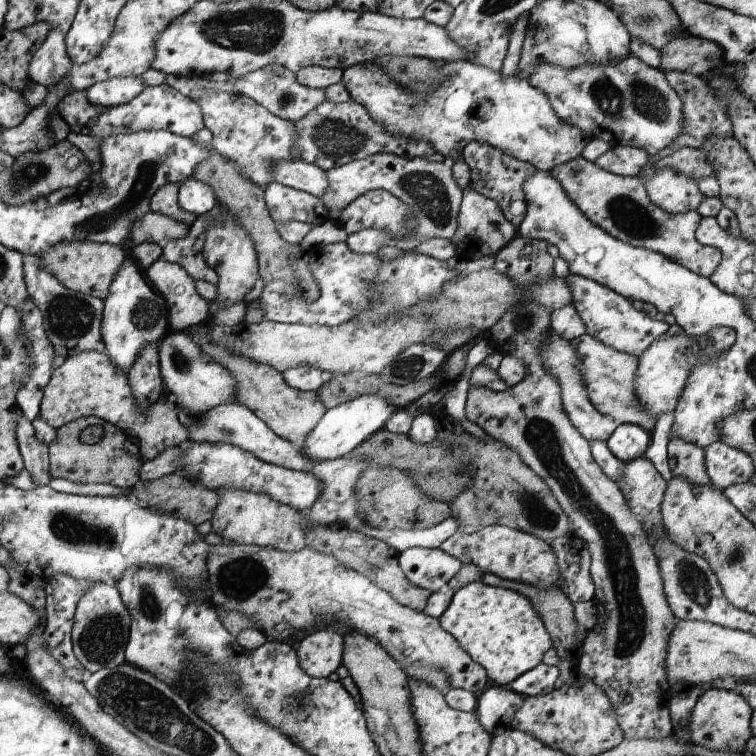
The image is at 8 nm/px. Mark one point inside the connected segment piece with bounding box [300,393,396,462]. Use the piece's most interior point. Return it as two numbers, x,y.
342,428

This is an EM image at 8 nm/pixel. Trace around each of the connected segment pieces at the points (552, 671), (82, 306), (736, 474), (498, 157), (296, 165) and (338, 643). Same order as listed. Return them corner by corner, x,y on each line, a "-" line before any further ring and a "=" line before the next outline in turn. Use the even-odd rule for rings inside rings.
540,663
534,669
524,673
508,686
515,693
525,697
547,695
553,692
560,673
557,666
=
39,255
24,256
24,278
28,286
29,298
40,308
44,316
46,336
54,344
56,355
69,358
85,351
103,353
106,350
103,342
103,300
72,291
46,266
=
722,441
707,447
707,473
718,489
745,483
754,476
754,462
743,450
729,447
=
468,142
467,147
463,150
462,159
471,168
471,185
469,188
478,191
479,194
486,195
490,199
494,199
502,208
506,218
518,228
524,221
527,212
522,184
524,184
526,178
534,176
537,169
530,162
517,160
508,154
504,154
498,148
490,146
490,144
480,142
=
301,159
276,162
275,182
314,194
317,198
327,193
330,185
326,171
=
322,629
300,640
296,649
304,671
312,678
326,678
343,664
345,639
338,630

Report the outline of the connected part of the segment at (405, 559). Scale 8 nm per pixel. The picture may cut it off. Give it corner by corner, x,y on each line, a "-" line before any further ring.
410,547
399,553
399,565
413,585
433,593
450,581
464,564
440,548

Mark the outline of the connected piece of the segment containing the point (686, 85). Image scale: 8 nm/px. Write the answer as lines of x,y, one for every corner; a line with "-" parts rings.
672,71
666,72
665,78
673,90
676,91
680,100
682,100
682,114
684,114
684,120
682,122
684,122
684,130
676,136
676,140
670,146
666,146
664,150
660,150
660,153
656,154
656,156
650,156
639,174
646,174
658,160
676,154
680,148
698,149
698,146
702,146
706,142
708,136
718,136
718,138
733,136
730,118
726,116
726,102
720,102
712,92
708,92
712,88
702,80
700,75

